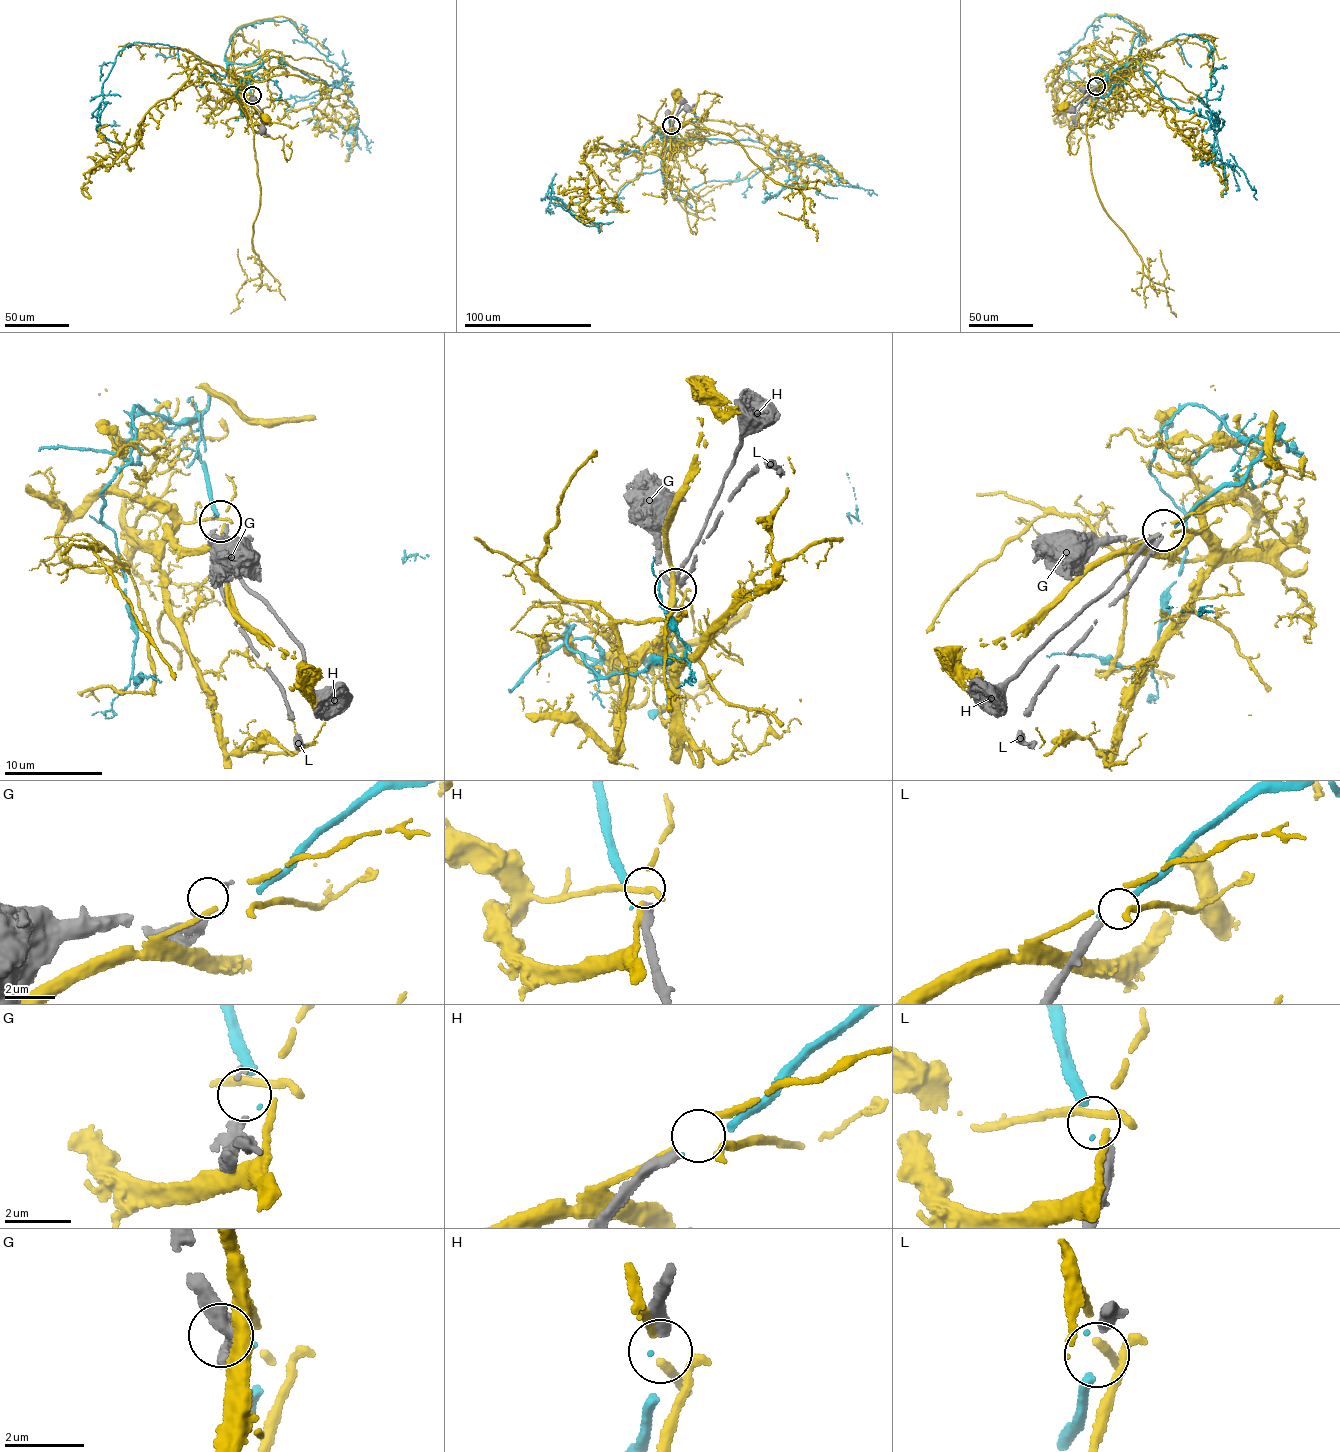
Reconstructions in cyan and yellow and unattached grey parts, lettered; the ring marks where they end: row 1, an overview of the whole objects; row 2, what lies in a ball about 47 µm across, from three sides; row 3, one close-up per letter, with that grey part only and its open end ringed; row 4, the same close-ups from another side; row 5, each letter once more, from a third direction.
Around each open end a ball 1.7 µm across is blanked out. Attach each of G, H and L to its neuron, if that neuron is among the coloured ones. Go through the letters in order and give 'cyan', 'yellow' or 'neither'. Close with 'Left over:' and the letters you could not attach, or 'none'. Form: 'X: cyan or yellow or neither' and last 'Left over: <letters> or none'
G: neither
H: neither
L: neither
Left over: G, H, L

